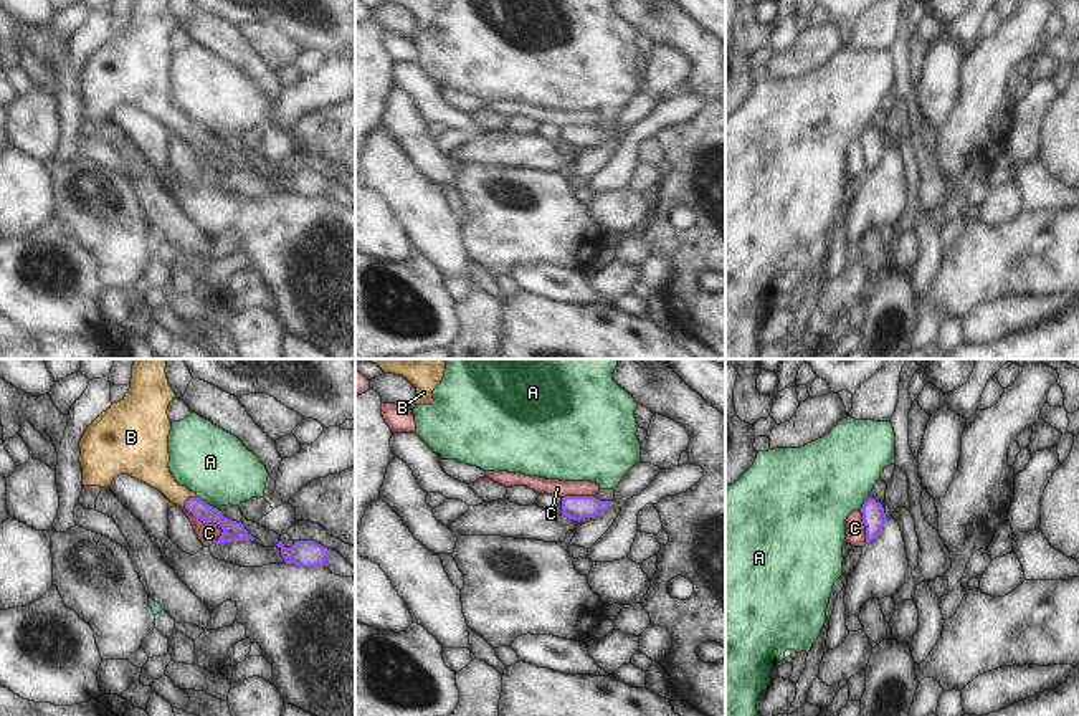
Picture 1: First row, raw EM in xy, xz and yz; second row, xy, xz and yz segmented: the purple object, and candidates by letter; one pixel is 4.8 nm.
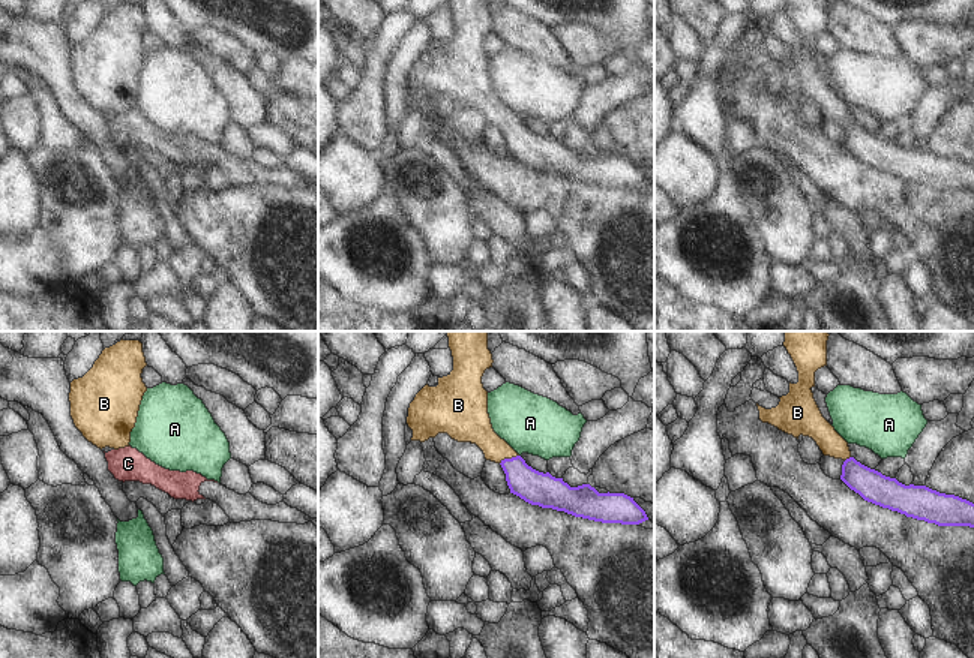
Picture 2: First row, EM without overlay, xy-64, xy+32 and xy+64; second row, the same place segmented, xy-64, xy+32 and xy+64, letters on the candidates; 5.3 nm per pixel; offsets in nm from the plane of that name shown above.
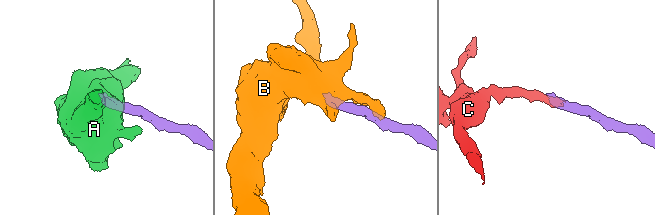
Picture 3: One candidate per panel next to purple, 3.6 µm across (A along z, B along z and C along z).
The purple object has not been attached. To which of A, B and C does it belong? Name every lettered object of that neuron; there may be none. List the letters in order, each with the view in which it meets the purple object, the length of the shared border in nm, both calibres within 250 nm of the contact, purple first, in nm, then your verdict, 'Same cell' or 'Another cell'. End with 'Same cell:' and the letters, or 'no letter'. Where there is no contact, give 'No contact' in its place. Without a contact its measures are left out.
A: Touches purple in xy. Shared border 130 nm. Thickness 100 nm (purple) against 340 nm. Another cell
B: Touches purple in xy. Shared border 90 nm. Thickness 90 nm (purple) against 180 nm. Same cell
C: Touches purple in xy. Shared border 220 nm. Thickness 100 nm (purple) against 100 nm. Another cell
Same cell: B.

